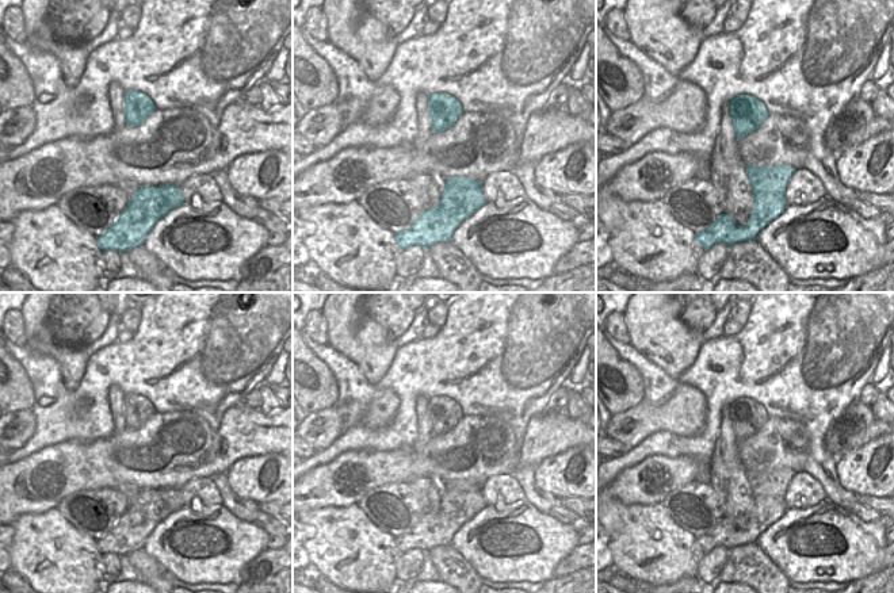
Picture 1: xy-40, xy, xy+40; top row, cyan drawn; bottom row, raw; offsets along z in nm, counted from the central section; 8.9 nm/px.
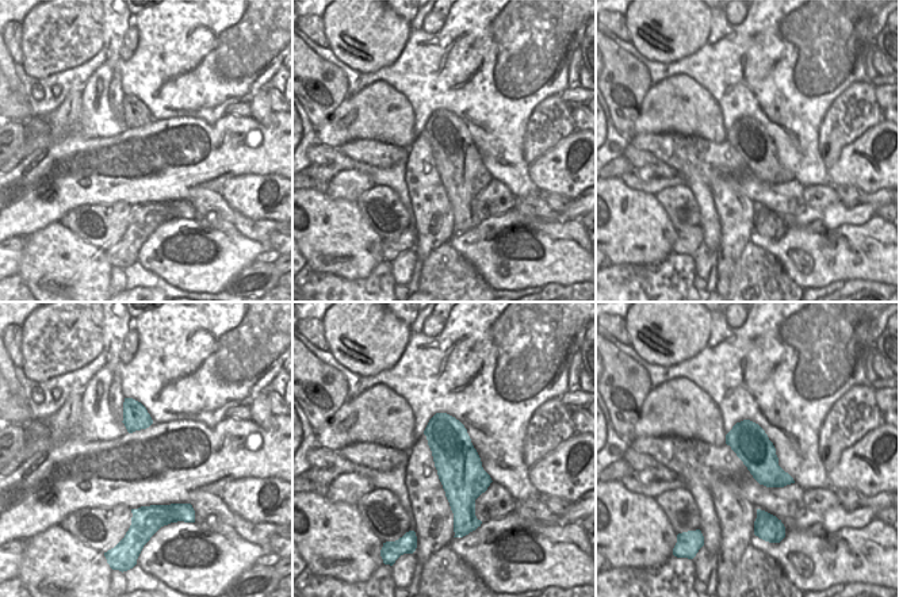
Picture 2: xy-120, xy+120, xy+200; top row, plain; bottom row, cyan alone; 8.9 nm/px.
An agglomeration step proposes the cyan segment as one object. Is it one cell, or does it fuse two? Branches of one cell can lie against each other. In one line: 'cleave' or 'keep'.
cleave

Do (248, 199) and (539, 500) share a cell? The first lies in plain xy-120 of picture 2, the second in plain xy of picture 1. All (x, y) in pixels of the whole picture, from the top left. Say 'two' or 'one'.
two

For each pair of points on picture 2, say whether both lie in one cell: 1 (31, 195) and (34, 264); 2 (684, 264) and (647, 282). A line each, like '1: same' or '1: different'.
1: different
2: same

